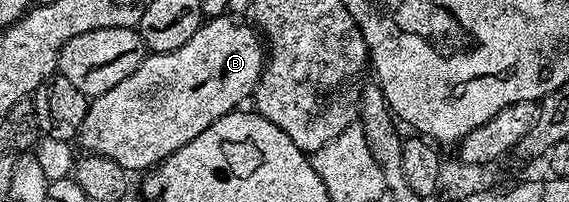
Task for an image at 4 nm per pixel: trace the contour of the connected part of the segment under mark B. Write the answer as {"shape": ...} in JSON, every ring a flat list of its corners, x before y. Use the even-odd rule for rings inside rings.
{"shape":[[233,17,209,19,202,22,195,37,191,37,187,45,179,45,179,49,166,55,146,54,145,60,139,69,135,69,135,73,131,73,131,77,119,81,115,89,96,96,90,102,79,136,79,143,85,146,84,150,91,155,114,159,130,173,145,173,199,137,199,133,219,121,219,117,238,110,244,104,241,102,244,99,246,102,257,90,267,58,262,36,248,22,241,22,245,21]]}

